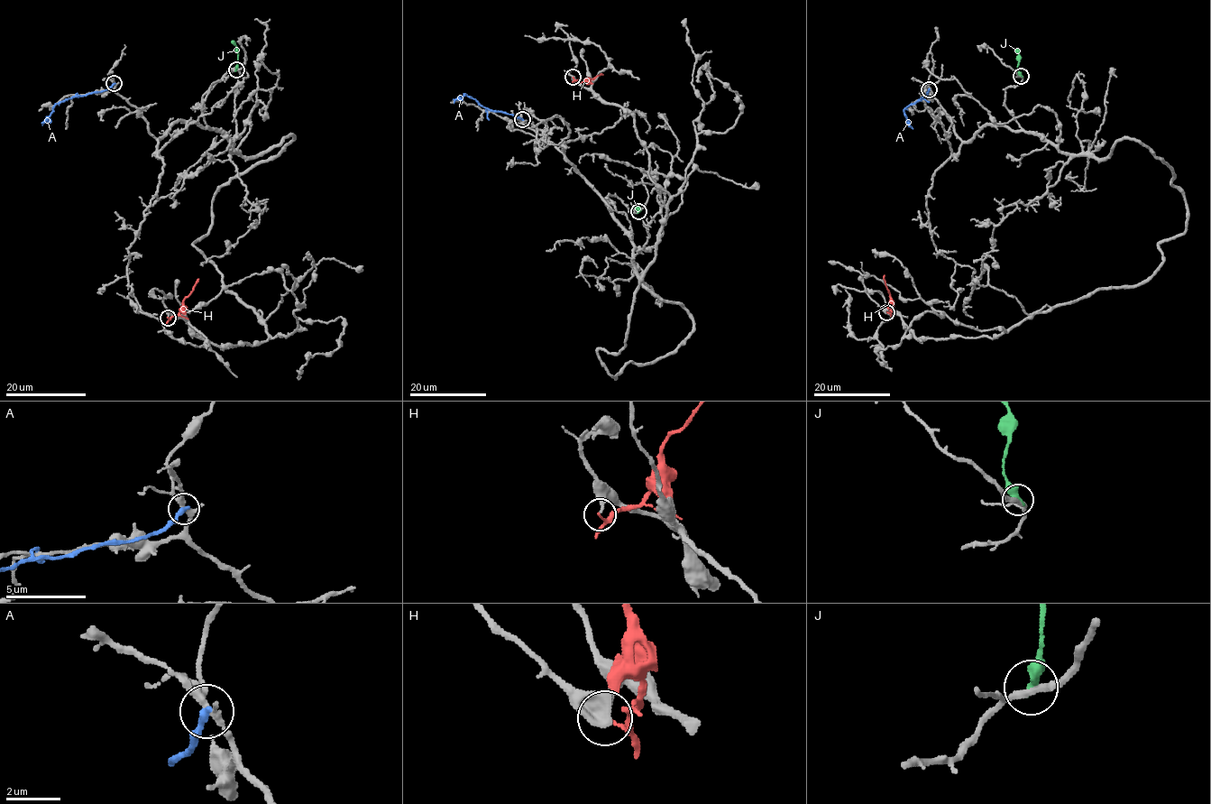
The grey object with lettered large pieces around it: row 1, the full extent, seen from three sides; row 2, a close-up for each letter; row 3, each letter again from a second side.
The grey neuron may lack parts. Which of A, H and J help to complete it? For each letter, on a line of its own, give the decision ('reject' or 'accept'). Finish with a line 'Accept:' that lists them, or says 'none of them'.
A: reject
H: reject
J: reject
Accept: none of them

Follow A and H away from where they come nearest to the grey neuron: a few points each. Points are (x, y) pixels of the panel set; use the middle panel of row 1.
A: (521, 119), (485, 108), (465, 94), (454, 103)
H: (573, 77), (587, 81), (603, 74)

